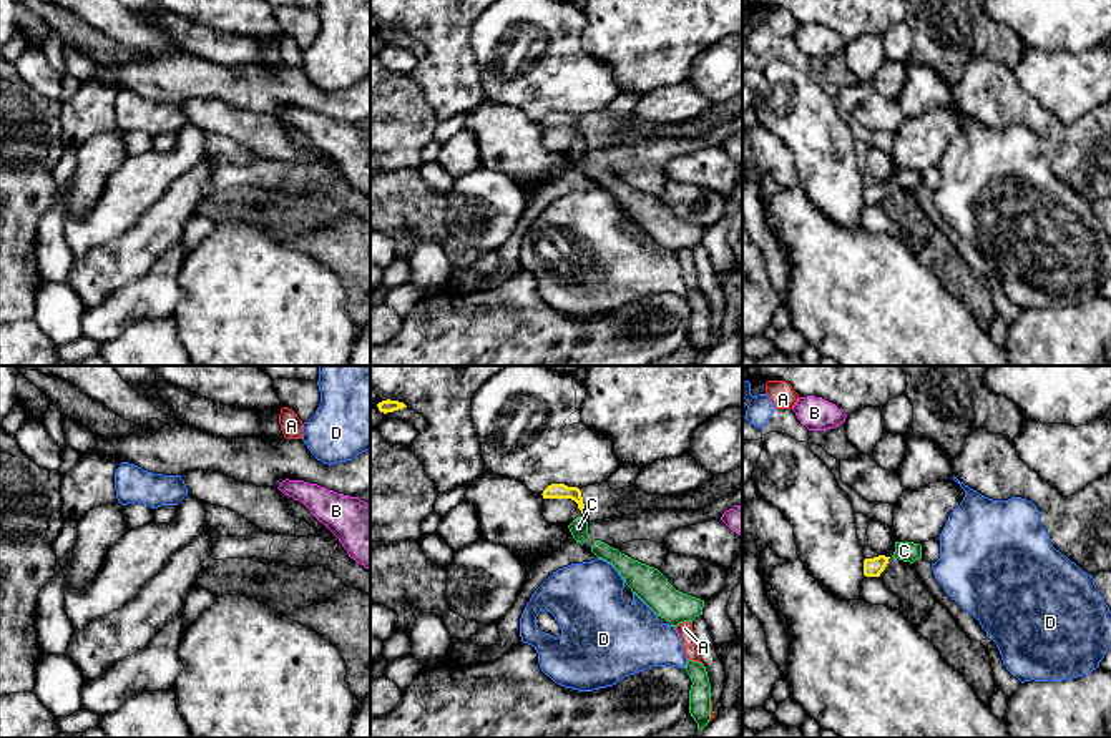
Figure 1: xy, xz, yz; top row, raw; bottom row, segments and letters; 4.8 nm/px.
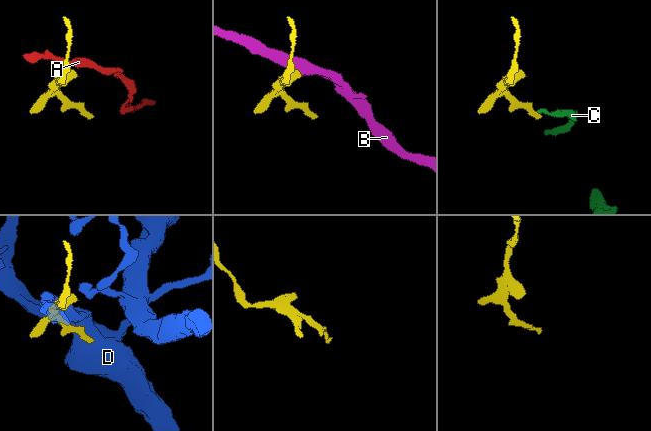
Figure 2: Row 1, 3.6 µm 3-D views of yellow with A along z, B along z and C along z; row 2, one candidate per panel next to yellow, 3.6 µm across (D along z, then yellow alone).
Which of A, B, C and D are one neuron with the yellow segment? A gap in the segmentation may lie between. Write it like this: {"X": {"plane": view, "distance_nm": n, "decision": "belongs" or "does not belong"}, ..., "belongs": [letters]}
{"A": {"plane": "xz", "distance_nm": 700, "decision": "does not belong"}, "B": {"plane": "yz", "distance_nm": 650, "decision": "does not belong"}, "C": {"plane": "xz", "distance_nm": 20, "decision": "belongs"}, "D": {"plane": "yz", "distance_nm": 220, "decision": "does not belong"}, "belongs": ["C"]}

